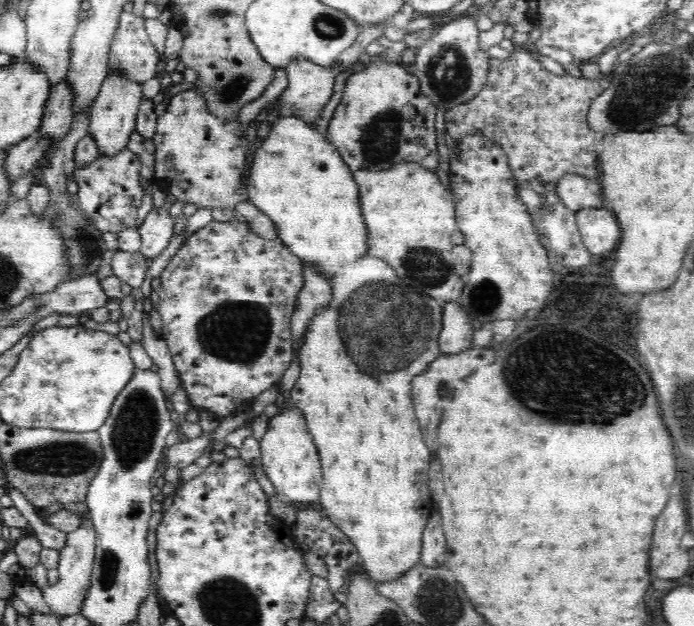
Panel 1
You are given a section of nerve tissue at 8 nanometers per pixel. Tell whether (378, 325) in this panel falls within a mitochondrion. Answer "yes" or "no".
yes

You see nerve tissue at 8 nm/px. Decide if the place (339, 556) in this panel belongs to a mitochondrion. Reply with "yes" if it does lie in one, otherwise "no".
no

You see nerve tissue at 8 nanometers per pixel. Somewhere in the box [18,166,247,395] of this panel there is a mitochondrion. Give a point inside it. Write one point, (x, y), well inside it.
(87, 242)

